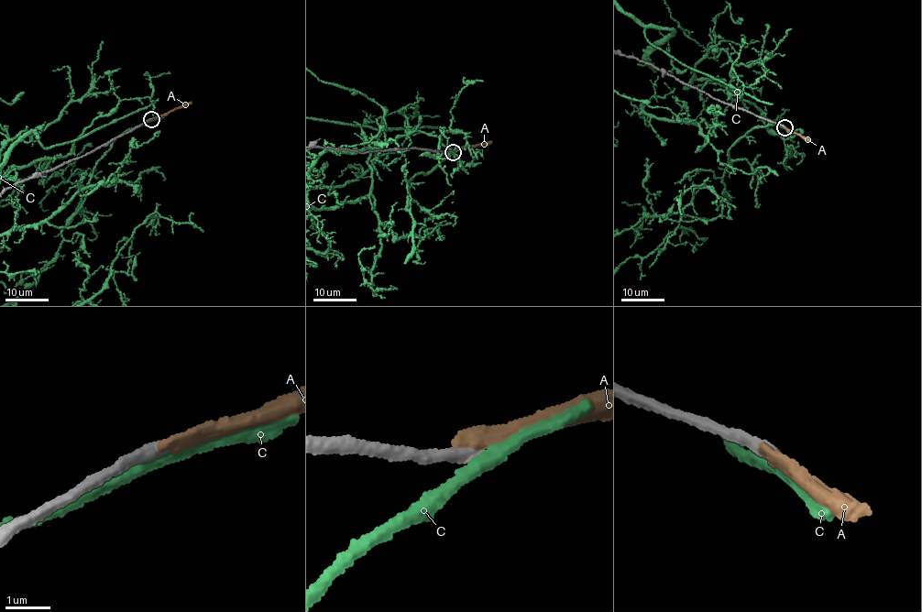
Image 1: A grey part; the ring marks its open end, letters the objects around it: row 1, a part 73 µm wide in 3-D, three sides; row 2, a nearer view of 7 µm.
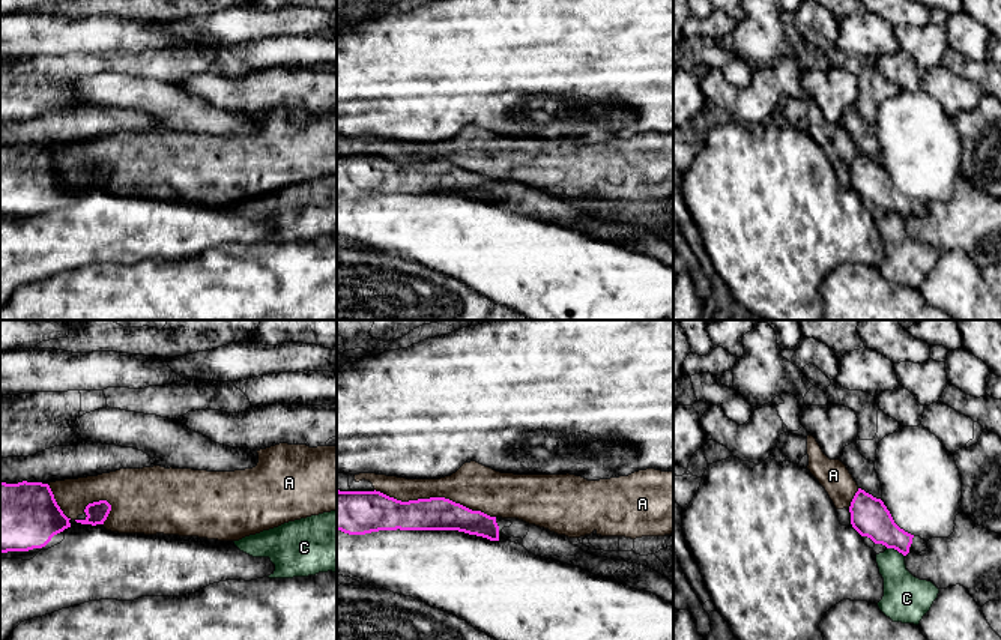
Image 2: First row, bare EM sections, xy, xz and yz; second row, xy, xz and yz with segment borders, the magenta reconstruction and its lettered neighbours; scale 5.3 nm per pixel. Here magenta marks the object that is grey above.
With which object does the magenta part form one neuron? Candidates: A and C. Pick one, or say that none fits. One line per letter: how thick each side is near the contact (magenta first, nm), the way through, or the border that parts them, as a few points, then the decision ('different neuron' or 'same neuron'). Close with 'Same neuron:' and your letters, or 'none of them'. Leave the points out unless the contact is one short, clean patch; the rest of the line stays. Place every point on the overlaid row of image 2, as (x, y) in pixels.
A: 180/240 nm | different neuron
C: 200/220 nm | along yz (887, 547), (896, 549), (904, 556) | different neuron
Same neuron: none of them

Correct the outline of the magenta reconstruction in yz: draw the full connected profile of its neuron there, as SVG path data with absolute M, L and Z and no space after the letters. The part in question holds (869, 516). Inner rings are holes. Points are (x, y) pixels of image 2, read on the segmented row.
M858 488L851 506L851 524L861 535L875 544L894 548L903 556L909 551L926 551L927 542L900 529L881 499Z

